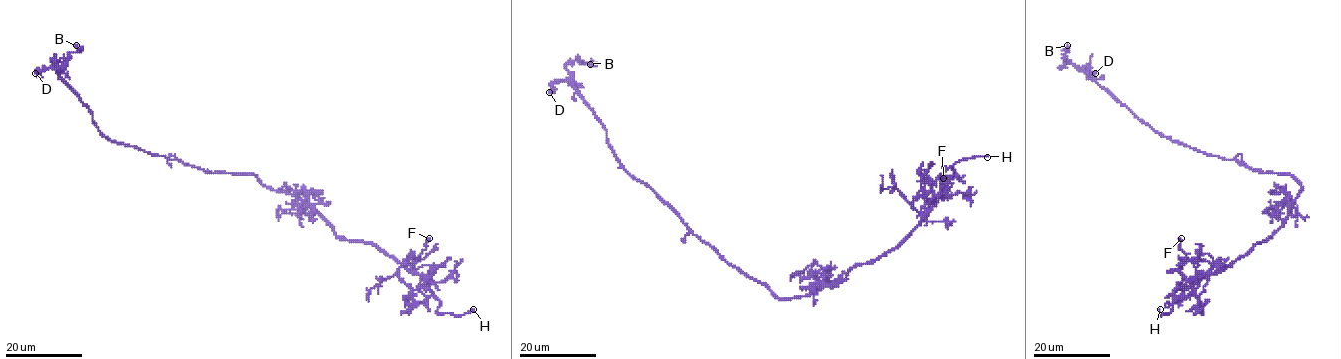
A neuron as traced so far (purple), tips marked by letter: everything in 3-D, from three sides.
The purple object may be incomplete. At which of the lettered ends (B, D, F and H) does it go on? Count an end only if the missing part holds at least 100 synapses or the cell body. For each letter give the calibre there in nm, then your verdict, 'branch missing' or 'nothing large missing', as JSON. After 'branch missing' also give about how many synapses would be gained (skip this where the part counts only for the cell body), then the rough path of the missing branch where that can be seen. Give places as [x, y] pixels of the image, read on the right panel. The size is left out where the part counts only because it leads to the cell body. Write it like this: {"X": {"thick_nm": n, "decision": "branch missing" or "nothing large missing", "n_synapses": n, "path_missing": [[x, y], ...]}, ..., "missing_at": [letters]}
{"B": {"thick_nm": 140, "decision": "nothing large missing"}, "D": {"thick_nm": 220, "decision": "nothing large missing"}, "F": {"thick_nm": 100, "decision": "nothing large missing"}, "H": {"thick_nm": 280, "decision": "branch missing", "path_missing": [[1160, 309], [1168, 302], [1184, 319], [1189, 333]]}, "missing_at": ["H"]}

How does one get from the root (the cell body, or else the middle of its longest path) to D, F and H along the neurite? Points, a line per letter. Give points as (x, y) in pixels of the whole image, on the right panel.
D: (1279, 173), (1259, 172), (1235, 160), (1207, 155), (1161, 136), (1099, 86), (1083, 68), (1095, 73)
F: (1279, 173), (1301, 186), (1287, 219), (1226, 268), (1188, 259), (1181, 238)
H: (1279, 173), (1301, 186), (1285, 222), (1207, 274), (1169, 313), (1160, 309)

